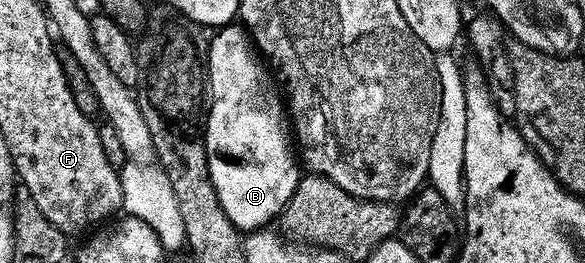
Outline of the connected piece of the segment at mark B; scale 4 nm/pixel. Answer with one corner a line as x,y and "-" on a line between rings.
227,25
213,35
208,43
208,114
204,119
208,173
224,213
239,232
249,233
281,216
298,184
300,167
292,150
283,96
260,62
246,28

